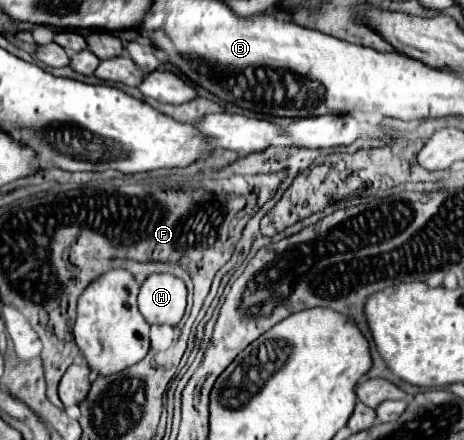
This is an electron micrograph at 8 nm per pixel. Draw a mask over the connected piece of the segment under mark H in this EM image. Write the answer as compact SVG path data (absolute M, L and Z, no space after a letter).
M151 274L139 290L139 310L153 324L177 326L185 314L187 288L171 274Z

